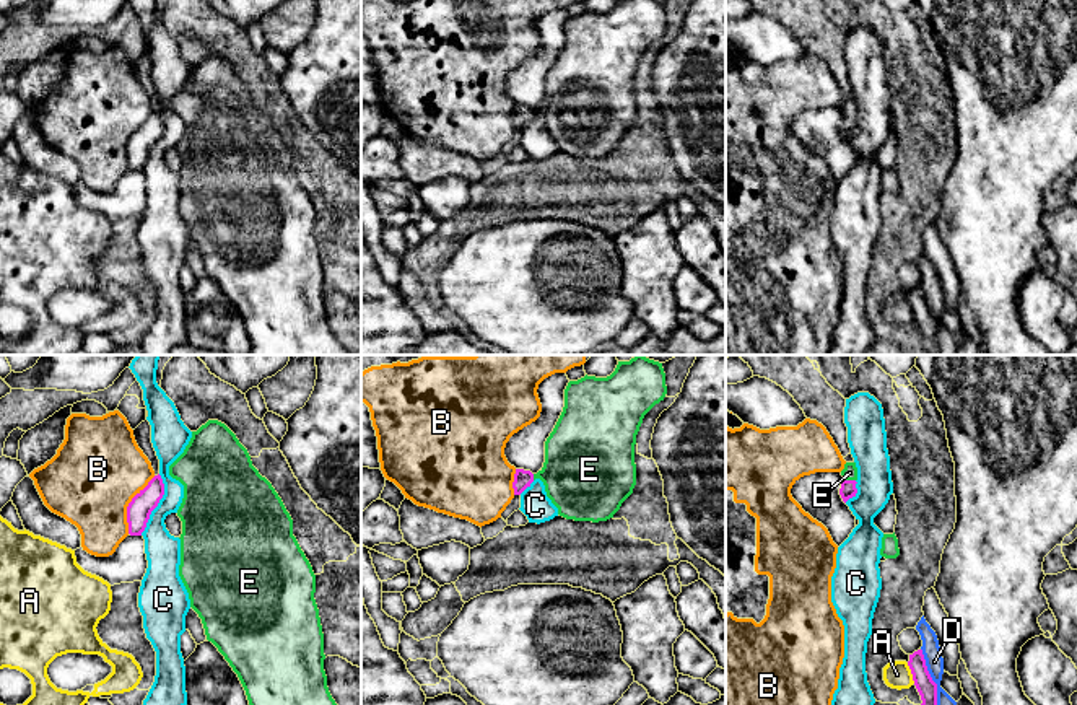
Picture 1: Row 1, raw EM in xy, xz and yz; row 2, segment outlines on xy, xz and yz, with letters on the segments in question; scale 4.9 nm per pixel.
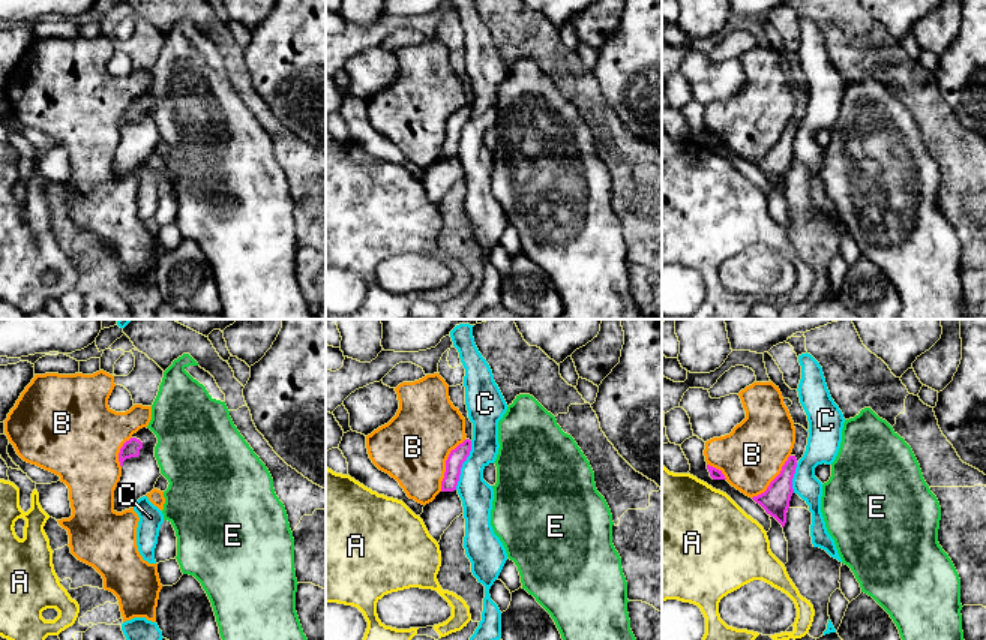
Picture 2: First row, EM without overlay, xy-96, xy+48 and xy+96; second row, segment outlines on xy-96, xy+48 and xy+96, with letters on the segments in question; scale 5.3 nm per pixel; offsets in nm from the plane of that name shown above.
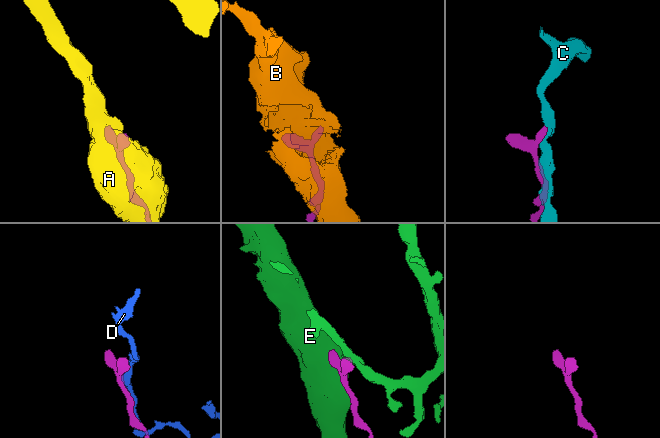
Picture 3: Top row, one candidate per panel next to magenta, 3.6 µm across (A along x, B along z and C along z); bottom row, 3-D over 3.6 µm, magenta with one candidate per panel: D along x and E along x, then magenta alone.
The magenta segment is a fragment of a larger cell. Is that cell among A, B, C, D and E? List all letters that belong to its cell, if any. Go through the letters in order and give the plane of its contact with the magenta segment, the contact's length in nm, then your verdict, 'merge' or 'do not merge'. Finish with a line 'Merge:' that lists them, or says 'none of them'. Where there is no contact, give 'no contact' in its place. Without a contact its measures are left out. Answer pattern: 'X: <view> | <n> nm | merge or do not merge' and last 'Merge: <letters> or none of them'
A: yz | 110 nm | do not merge
B: xy | 320 nm | do not merge
C: xy | 320 nm | do not merge
D: yz | 360 nm | do not merge
E: yz | 60 nm | merge
Merge: E

